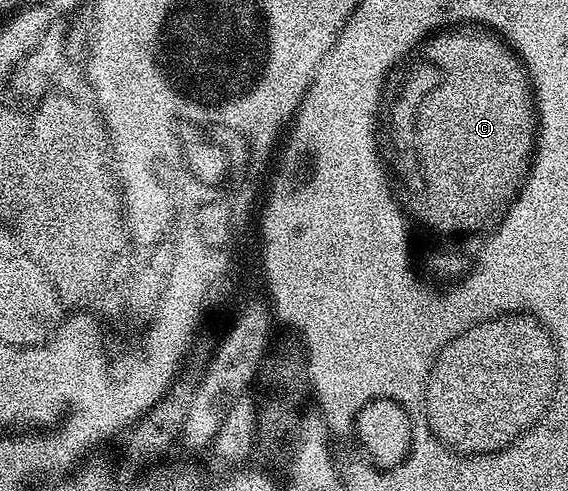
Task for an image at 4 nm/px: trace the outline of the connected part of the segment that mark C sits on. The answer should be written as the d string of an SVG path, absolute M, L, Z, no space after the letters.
M452 27L447 31L437 32L427 38L423 49L423 56L440 68L440 82L434 87L434 91L430 91L430 95L426 95L426 99L416 116L416 156L424 176L422 190L424 206L420 209L420 217L430 228L437 229L440 233L480 233L479 235L487 235L496 230L502 223L506 211L516 201L516 196L519 195L524 180L528 178L528 170L532 168L532 159L536 152L536 135L538 132L536 95L532 91L532 81L528 78L528 68L520 62L520 58L508 46L507 41L493 35L483 27Z

